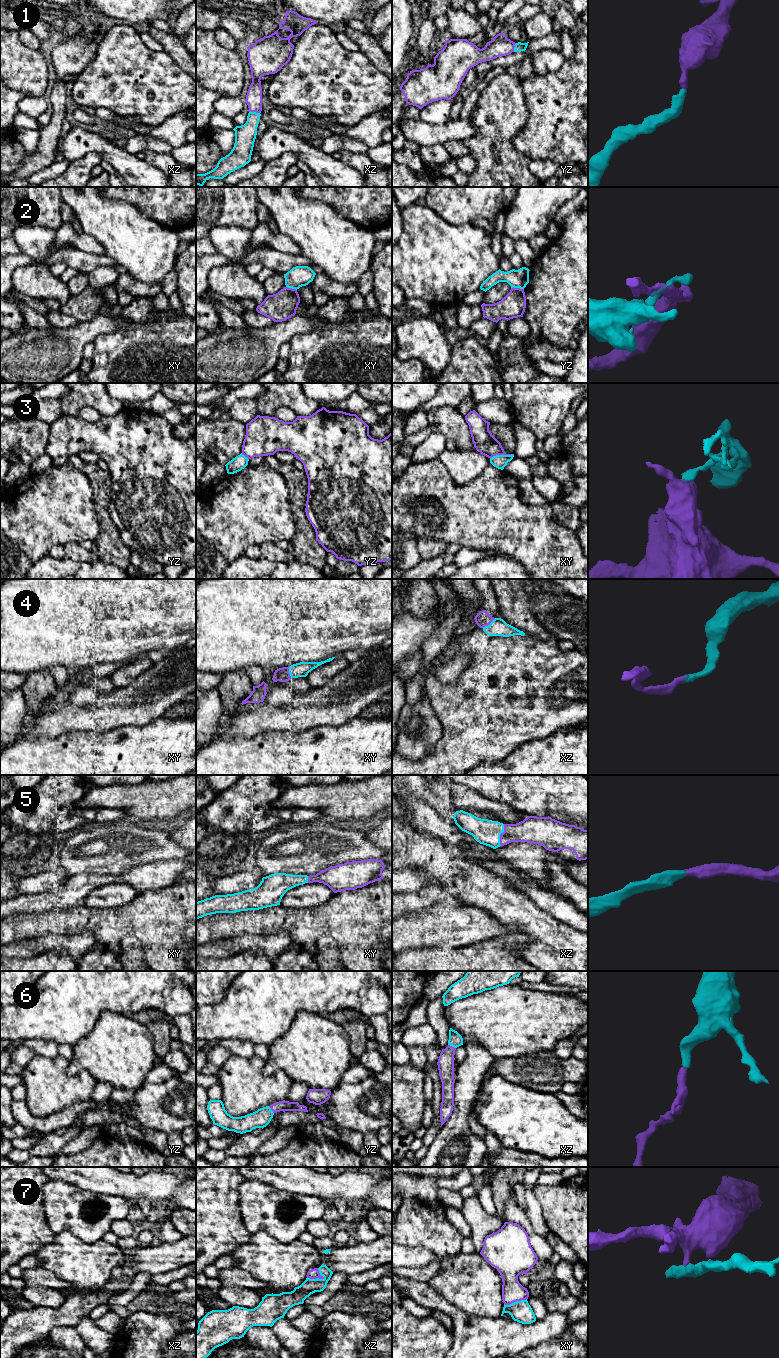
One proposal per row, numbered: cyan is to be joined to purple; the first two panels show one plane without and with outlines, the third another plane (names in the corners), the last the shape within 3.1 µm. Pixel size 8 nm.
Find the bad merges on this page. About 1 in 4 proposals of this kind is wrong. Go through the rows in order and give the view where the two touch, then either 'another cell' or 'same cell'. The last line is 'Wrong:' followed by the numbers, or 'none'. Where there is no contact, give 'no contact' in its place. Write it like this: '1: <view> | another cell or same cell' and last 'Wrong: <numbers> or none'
1: xz | same cell
2: yz | another cell
3: xy | another cell
4: xz | same cell
5: xz | same cell
6: xz | same cell
7: xz | another cell
Wrong: 2, 3, 7

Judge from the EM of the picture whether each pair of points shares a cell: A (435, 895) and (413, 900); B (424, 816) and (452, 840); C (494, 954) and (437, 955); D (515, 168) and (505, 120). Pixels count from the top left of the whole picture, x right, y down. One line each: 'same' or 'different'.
A: same
B: same
C: same
D: same

